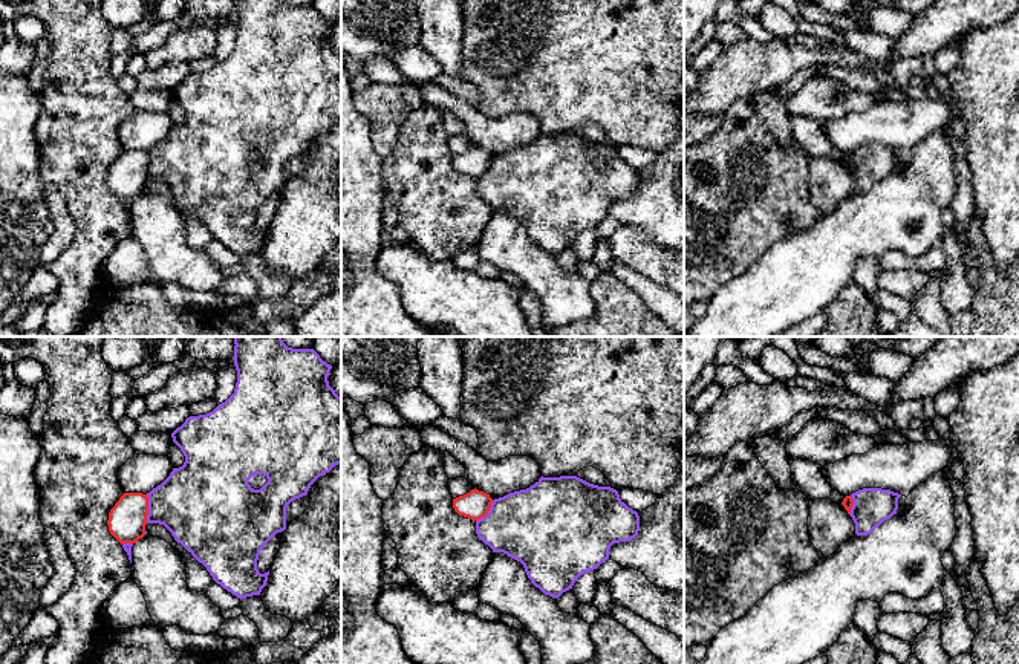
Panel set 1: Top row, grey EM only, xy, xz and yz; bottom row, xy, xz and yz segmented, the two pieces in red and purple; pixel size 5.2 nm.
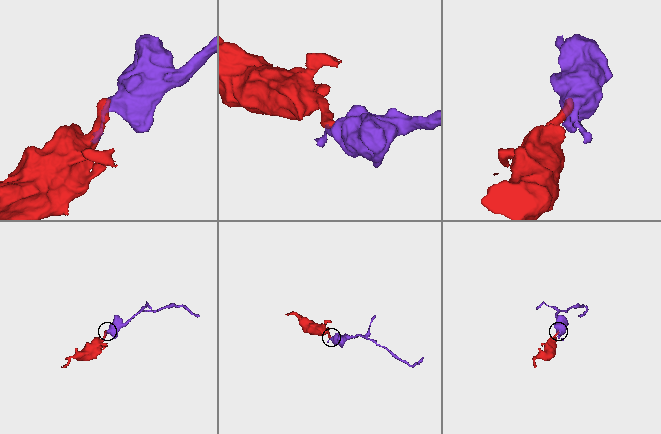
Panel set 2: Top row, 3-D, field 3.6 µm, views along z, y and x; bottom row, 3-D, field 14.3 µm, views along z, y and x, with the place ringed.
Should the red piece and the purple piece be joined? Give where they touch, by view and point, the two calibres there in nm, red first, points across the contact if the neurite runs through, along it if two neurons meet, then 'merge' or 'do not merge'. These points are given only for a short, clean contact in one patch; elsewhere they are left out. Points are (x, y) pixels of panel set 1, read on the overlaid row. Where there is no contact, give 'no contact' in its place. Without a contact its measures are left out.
contact xy (147, 508); calibres 200 and 400 nm; border xy (146, 494), (147, 522); do not merge

